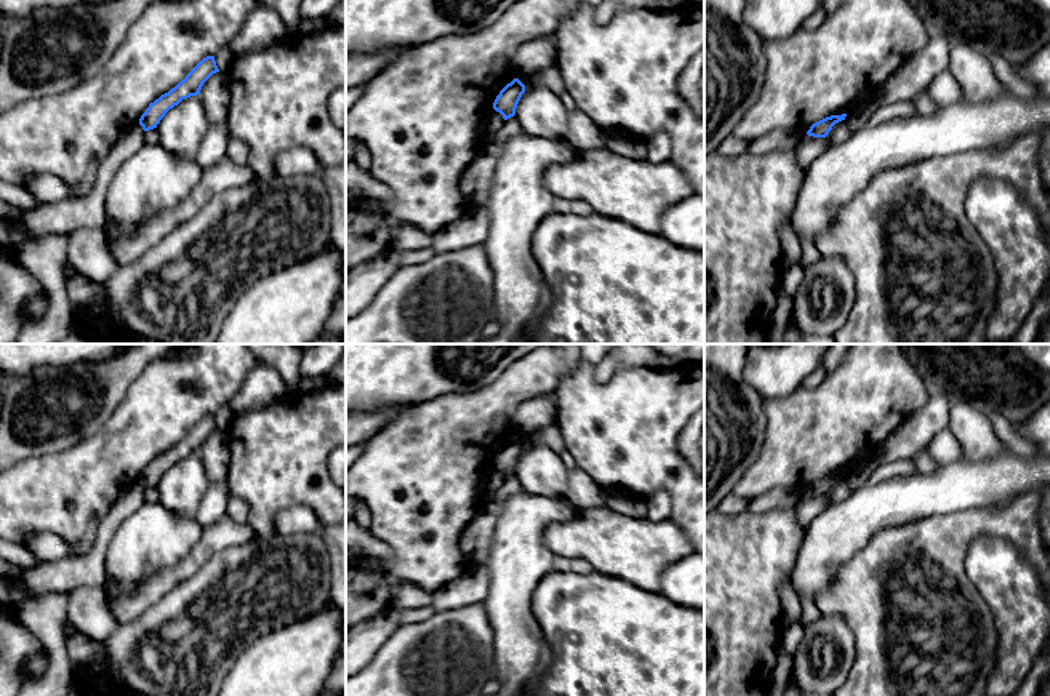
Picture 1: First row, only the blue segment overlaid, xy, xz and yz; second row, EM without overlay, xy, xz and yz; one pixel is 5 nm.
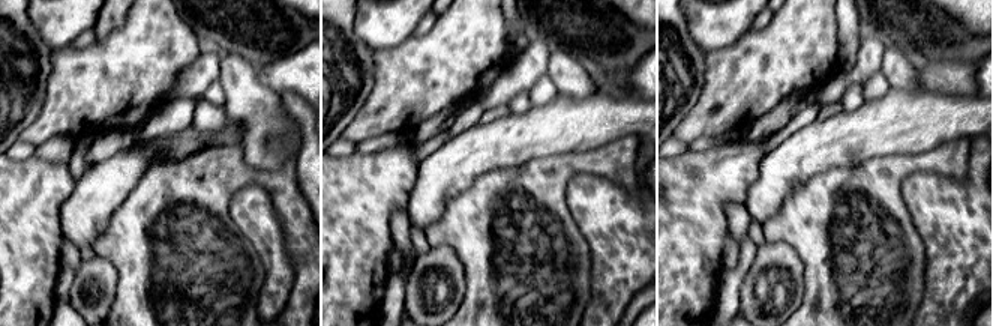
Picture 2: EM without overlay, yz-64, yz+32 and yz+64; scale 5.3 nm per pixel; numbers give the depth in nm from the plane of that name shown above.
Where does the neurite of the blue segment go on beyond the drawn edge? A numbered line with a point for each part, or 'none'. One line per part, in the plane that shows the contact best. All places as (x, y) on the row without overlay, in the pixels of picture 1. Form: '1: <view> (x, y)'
none

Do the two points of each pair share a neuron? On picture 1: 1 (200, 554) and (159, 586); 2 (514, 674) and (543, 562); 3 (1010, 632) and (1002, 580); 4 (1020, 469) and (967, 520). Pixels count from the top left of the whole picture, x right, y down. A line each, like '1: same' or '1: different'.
1: same
2: same
3: same
4: different

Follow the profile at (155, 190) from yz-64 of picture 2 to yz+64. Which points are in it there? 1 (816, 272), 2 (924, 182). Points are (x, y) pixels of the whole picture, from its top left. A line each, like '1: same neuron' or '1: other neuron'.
1: same neuron
2: other neuron

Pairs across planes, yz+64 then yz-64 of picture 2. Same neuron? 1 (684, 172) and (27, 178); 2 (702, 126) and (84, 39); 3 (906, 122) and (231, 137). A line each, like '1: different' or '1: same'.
1: same
2: different
3: same

